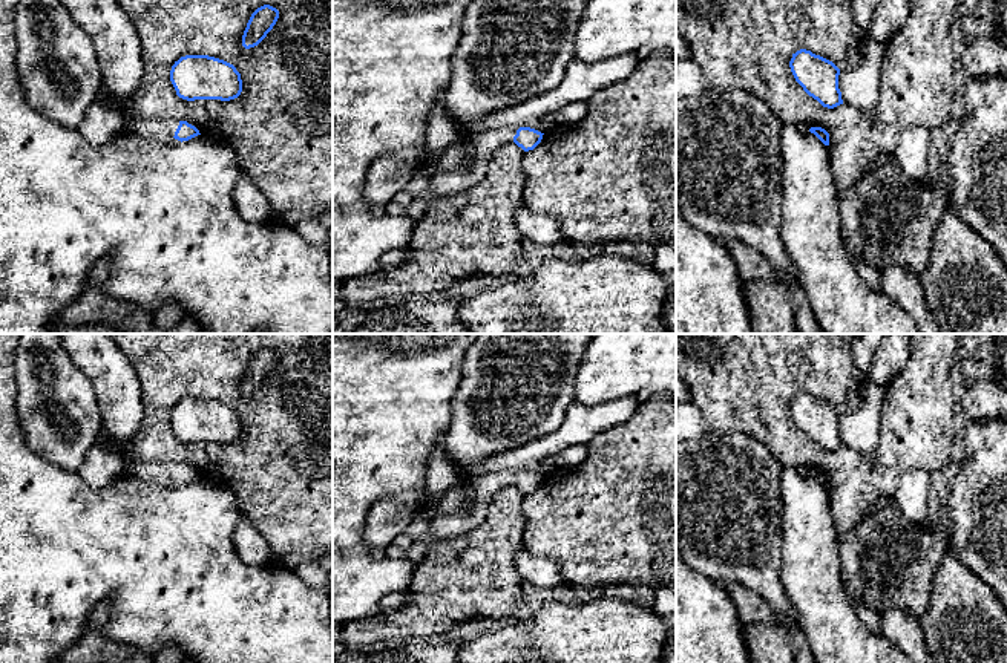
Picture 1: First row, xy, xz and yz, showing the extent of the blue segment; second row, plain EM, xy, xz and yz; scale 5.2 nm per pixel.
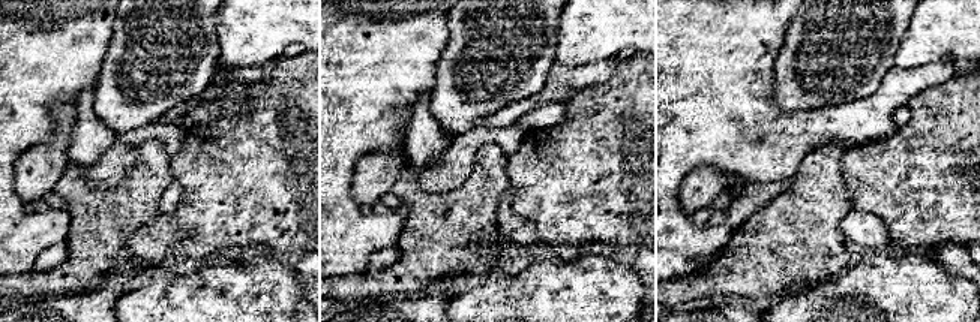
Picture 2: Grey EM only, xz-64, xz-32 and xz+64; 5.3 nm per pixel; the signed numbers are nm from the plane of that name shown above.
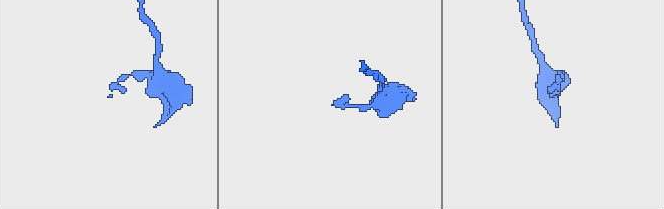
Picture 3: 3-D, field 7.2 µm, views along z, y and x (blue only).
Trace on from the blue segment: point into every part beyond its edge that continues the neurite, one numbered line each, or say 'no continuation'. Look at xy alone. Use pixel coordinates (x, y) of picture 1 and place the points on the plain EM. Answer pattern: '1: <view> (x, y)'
1: xy (158, 473)

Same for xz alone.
1: xz (485, 487)

